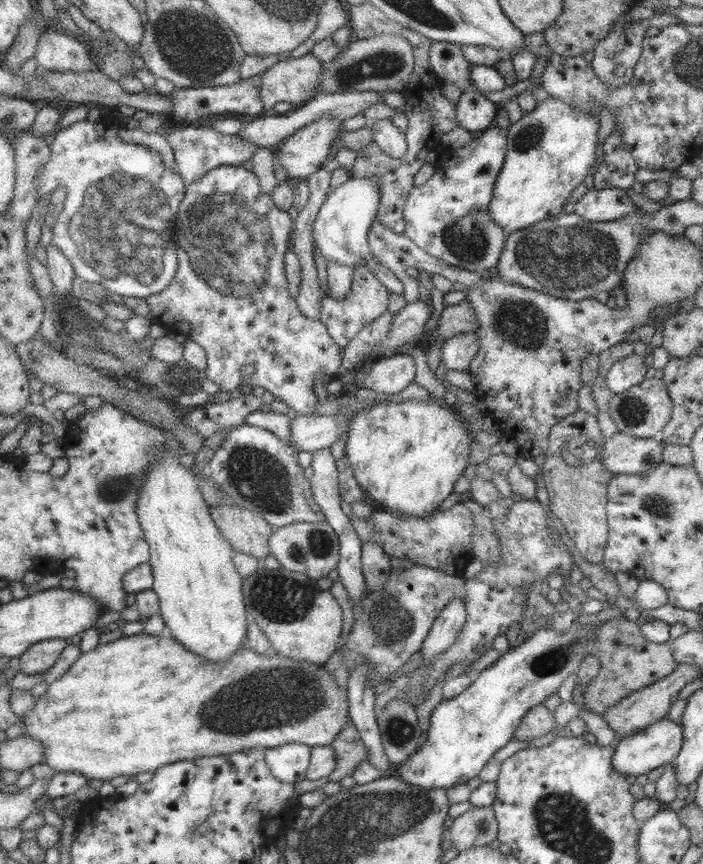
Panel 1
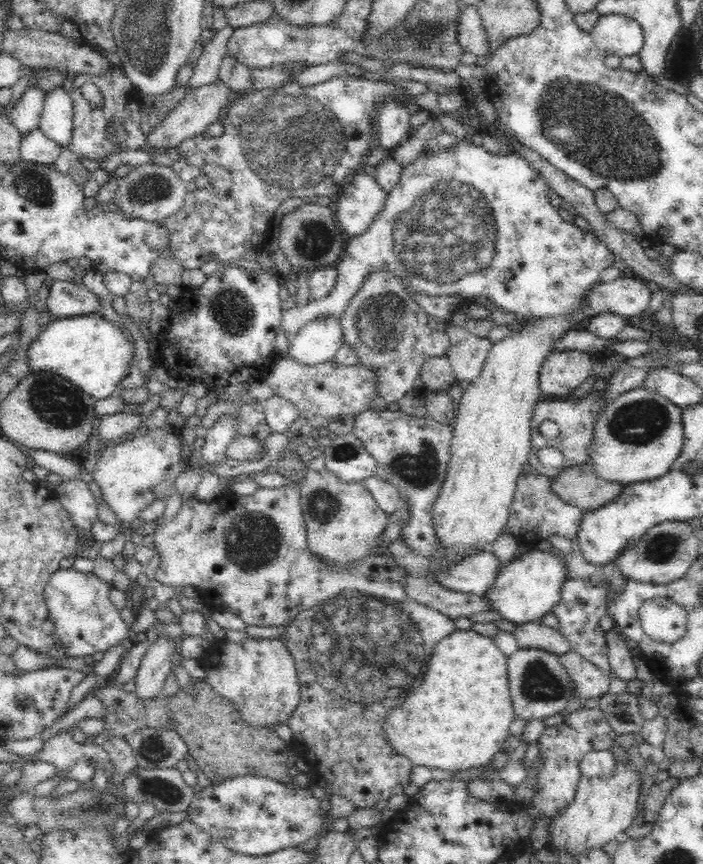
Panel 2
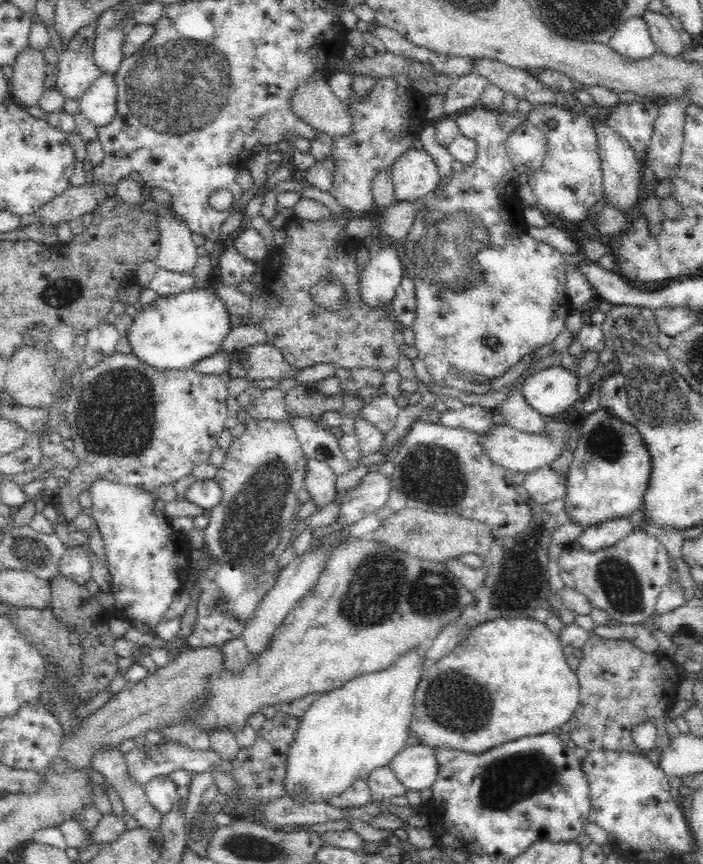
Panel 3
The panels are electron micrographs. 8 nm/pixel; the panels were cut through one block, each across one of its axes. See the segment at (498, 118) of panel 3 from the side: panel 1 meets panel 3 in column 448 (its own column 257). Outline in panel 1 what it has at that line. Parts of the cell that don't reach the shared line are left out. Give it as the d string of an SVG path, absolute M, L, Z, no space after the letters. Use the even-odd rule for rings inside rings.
M226 165L221 166L219 168L215 168L213 170L208 170L199 180L196 180L195 182L192 182L191 184L187 185L185 189L184 197L182 198L182 201L179 203L178 211L176 212L175 222L174 222L174 229L173 229L173 241L174 246L176 247L176 257L178 259L177 261L177 269L176 273L174 274L173 278L171 279L171 282L169 283L169 286L166 286L161 292L158 292L157 294L150 294L147 298L145 298L146 303L148 304L149 312L147 317L151 322L160 324L162 327L165 327L168 334L179 334L185 336L189 340L193 340L195 344L197 344L206 354L206 378L208 380L211 380L214 384L219 386L221 389L224 390L230 394L237 393L237 390L239 389L239 386L241 385L247 385L247 387L251 388L252 390L255 390L256 388L261 388L264 390L264 392L267 392L273 397L279 398L279 400L283 401L290 413L294 416L302 416L302 415L311 415L313 414L313 407L315 407L315 403L317 403L317 396L313 393L313 379L315 378L315 372L323 372L324 375L327 375L327 377L331 378L335 373L338 372L341 365L342 360L342 349L333 342L333 340L330 338L329 334L326 332L326 326L317 318L315 320L311 320L309 318L305 318L296 307L295 299L289 294L288 291L288 284L287 279L284 273L284 254L286 253L286 250L290 246L290 232L292 231L293 222L291 219L289 219L289 215L287 215L287 211L281 210L280 208L277 208L274 205L273 199L271 198L271 195L269 193L262 193L262 190L259 186L259 181L257 180L257 177L255 174L253 174L253 171L250 170L250 168L246 165ZM253 364L254 371L249 377L243 377L240 375L240 368L241 366L250 365Z

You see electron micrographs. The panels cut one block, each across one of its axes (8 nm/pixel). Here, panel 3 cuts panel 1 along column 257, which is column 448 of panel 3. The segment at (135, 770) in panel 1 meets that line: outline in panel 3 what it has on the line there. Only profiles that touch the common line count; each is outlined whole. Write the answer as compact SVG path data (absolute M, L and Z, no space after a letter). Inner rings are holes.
M528 617L494 618L494 620L488 620L487 622L480 623L478 626L474 626L470 630L470 634L450 654L446 654L442 660L438 660L433 665L424 668L413 696L413 715L411 716L410 727L416 732L416 736L420 739L419 742L422 744L431 747L448 745L458 750L478 754L505 742L524 738L524 736L544 734L544 732L550 732L554 728L561 728L574 716L574 712L578 708L579 694L578 677L575 671L568 665L568 659L562 648L560 637L553 634L545 624L538 622L536 619Z

